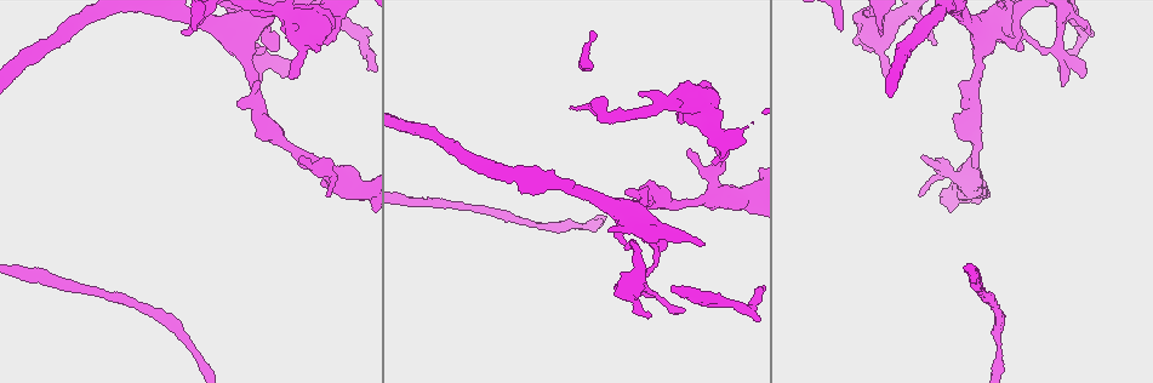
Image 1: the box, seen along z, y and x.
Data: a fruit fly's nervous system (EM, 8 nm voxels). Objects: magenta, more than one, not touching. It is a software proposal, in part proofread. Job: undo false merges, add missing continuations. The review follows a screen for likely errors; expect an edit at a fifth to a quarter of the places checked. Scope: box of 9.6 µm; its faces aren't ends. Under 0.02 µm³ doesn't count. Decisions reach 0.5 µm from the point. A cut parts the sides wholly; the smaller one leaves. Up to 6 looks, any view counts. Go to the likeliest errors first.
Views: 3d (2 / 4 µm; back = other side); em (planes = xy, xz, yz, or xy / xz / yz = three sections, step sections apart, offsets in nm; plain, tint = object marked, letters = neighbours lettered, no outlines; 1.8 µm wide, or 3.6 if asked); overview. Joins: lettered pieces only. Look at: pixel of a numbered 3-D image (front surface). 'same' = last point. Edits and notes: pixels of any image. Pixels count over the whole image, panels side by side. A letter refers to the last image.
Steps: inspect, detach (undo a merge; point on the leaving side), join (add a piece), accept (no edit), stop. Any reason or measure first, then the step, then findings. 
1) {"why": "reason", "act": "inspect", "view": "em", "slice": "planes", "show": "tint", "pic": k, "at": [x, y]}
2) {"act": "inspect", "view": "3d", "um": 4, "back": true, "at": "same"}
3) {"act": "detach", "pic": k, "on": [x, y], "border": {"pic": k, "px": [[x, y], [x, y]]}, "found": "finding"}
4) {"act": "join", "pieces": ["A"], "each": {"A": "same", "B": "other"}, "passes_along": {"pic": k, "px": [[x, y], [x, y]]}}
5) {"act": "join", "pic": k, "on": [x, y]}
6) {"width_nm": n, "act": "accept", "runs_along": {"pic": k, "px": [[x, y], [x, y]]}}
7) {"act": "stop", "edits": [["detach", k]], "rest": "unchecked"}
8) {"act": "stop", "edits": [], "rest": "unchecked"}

{"why": "long arm stops here", "act": "inspect", "view": "em", "slice": "xz", "step": 4, "show": "tint", "pic": 1, "at": [880, 32]}

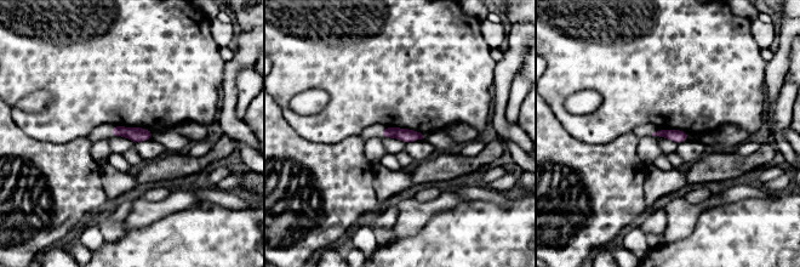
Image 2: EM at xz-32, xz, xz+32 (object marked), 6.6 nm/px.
{"act": "inspect", "view": "em", "slice": "planes", "show": "letters", "at": "same"}

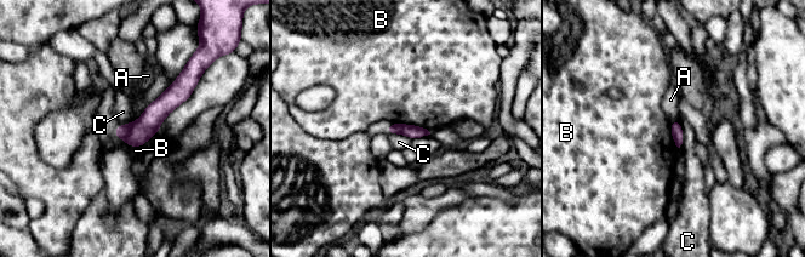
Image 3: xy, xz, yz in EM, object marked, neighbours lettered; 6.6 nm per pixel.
{"width_nm": 80, "act": "accept", "each": {"A": "other", "B": "other", "C": "other"}, "runs_along": {"pic": 3, "px": [[190, 85], [137, 132], [118, 133]]}, "found": "none of them fits"}

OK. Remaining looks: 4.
{"why": "branch stops here", "act": "inspect", "view": "3d", "um": 4, "pic": 1, "at": [711, 161]}

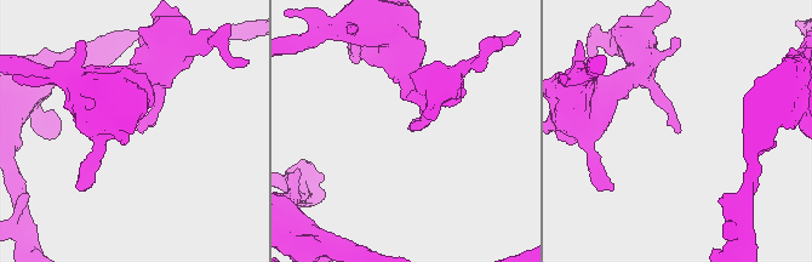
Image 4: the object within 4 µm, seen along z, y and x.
{"why": "need the tissue", "act": "inspect", "view": "em", "um": 3.6, "slice": "xz", "step": 16, "show": "letters", "pic": 4, "at": [678, 133]}

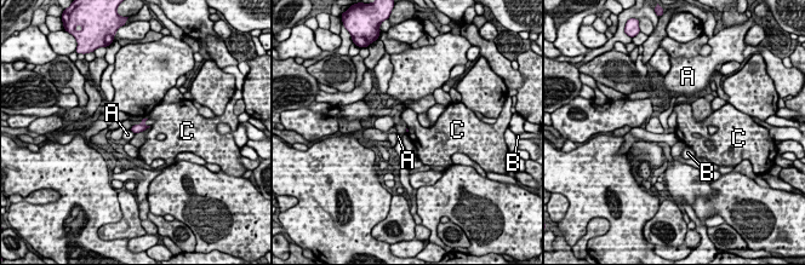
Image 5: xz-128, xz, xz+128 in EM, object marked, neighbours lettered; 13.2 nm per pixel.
{"act": "accept", "each": {"A": "other", "B": "other", "C": "other"}, "found": "no lettered piece goes on from it"}

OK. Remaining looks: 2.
{"why": "tapers out", "act": "inspect", "view": "em", "slice": "planes", "show": "plain", "pic": 1, "at": [621, 244]}

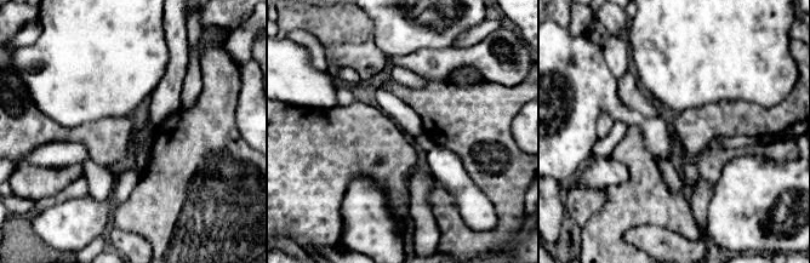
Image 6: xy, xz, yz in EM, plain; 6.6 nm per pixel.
{"act": "inspect", "view": "em", "slice": "planes", "show": "letters", "at": "same"}

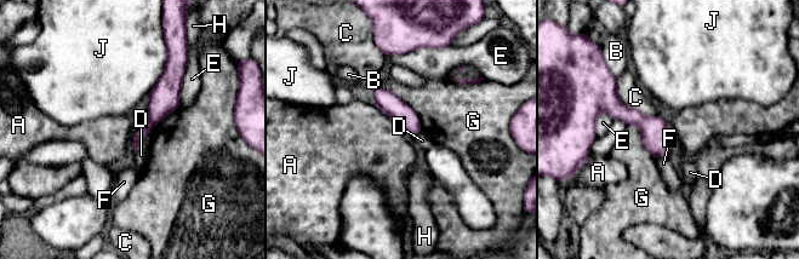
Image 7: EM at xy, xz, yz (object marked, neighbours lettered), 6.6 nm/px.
{"longest_contact_nm": ["G", 400], "act": "detach", "pic": 7, "on": [164, 98], "each": {"A": "other", "B": "other", "C": "other", "D": "other", "E": "other", "F": "other", "G": "other", "H": "other", "J": "other"}, "border": {"pic": 7, "px": [[148, 120], [152, 126]]}, "found": "a second cell is stuck on"}

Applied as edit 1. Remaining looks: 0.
{"act": "stop", "edits": [["detach", 7]], "rest": "unchecked"}

